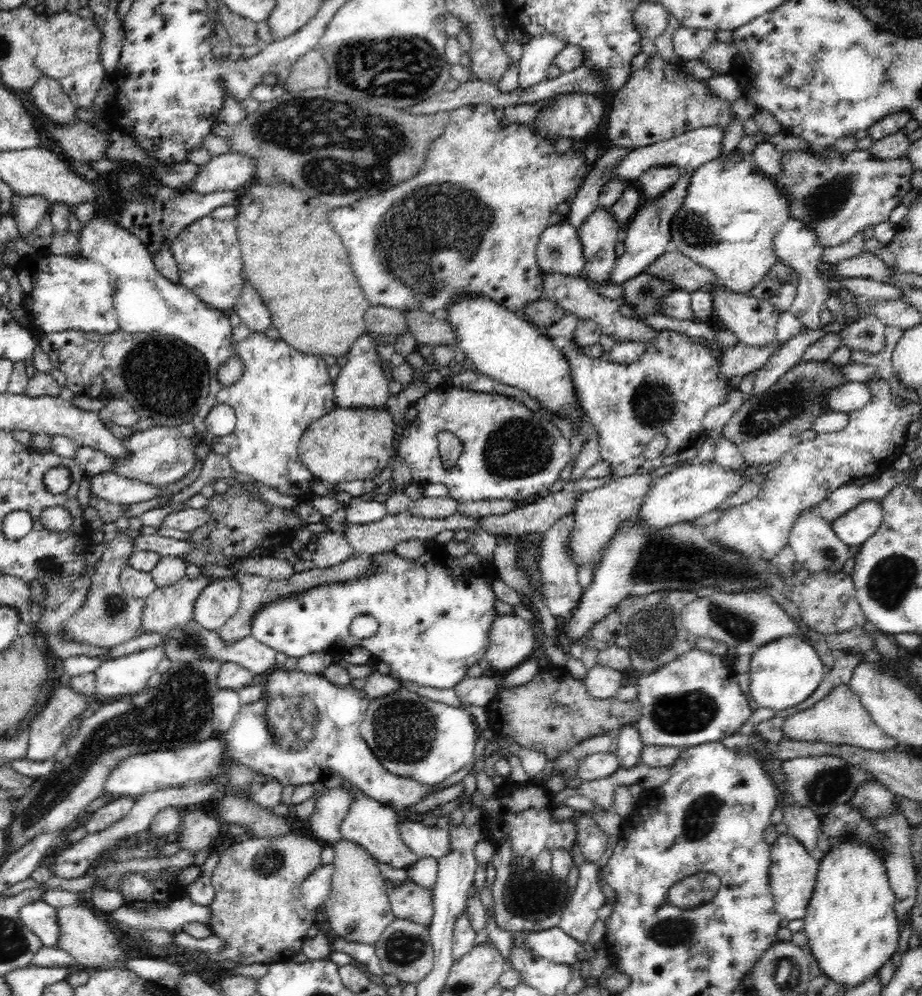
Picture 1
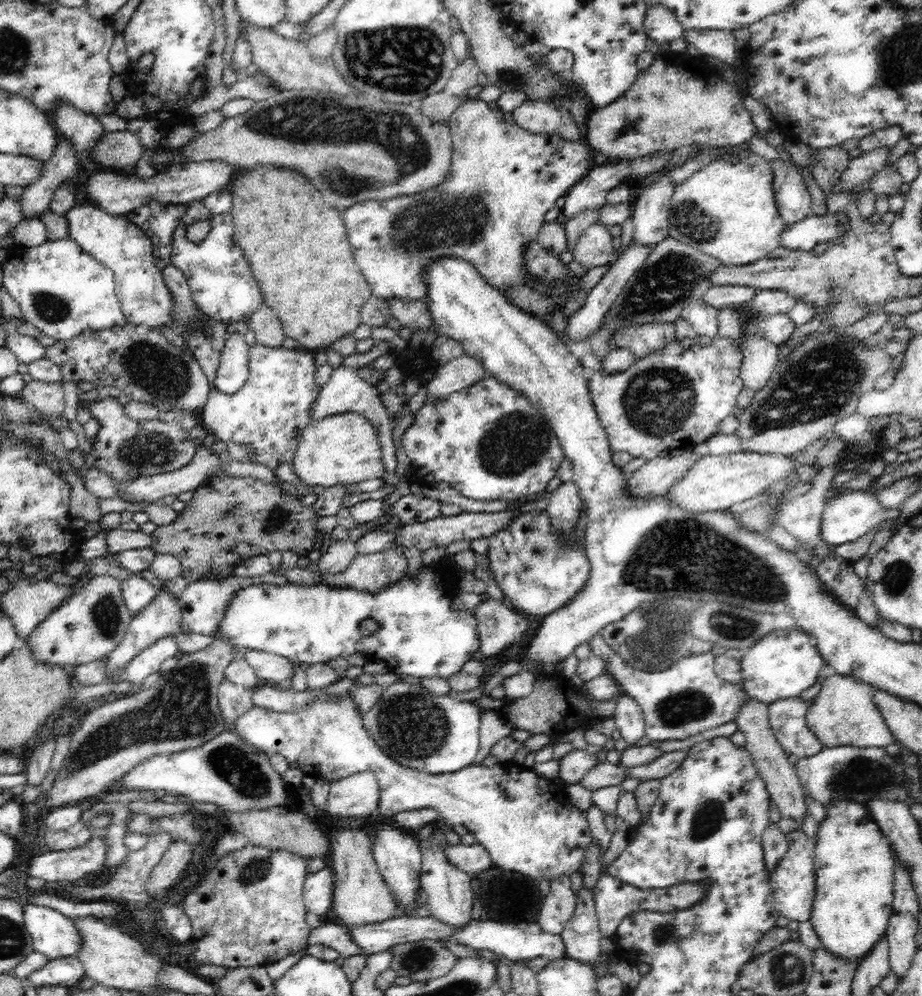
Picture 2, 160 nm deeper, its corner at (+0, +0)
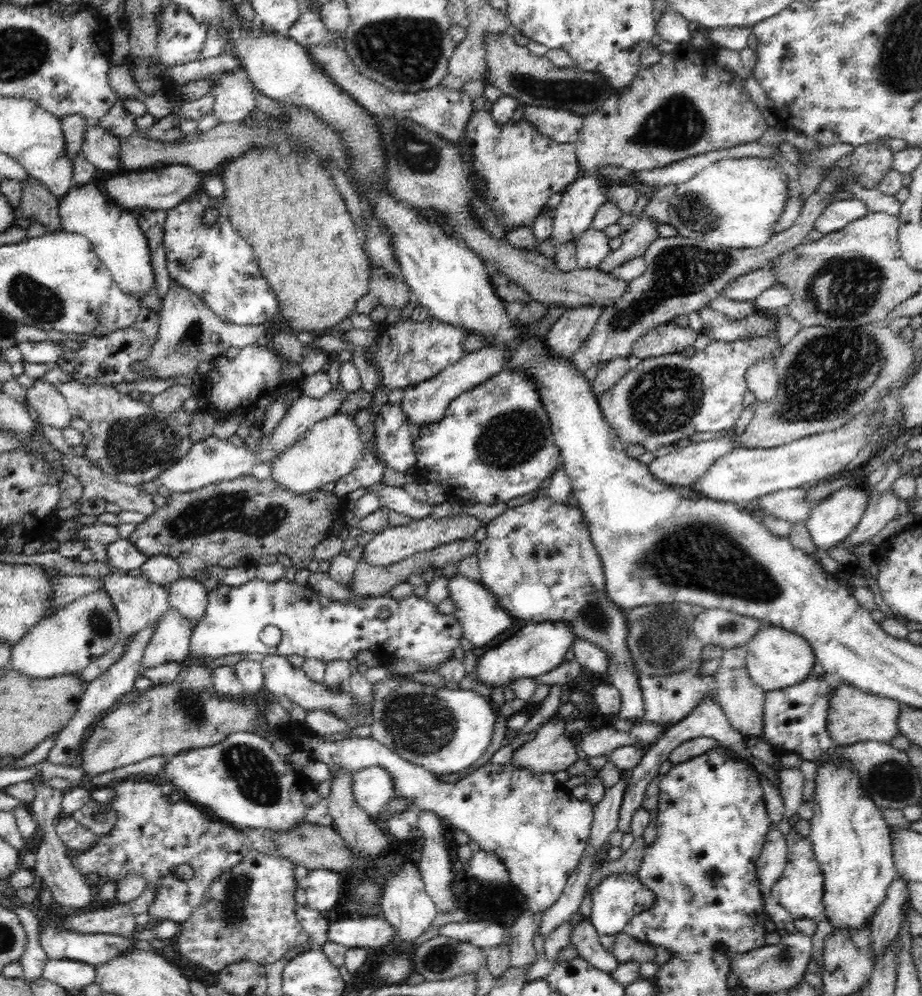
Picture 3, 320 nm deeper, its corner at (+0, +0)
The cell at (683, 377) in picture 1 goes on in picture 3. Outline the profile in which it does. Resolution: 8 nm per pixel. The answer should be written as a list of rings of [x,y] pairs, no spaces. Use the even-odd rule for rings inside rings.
[[[778,330],[766,334],[766,336],[750,336],[750,338],[744,338],[744,340],[734,340],[734,342],[724,342],[712,340],[704,350],[696,350],[692,357],[686,357],[682,352],[676,354],[666,354],[664,356],[656,358],[645,358],[642,359],[636,368],[627,372],[610,390],[606,390],[602,396],[598,396],[597,401],[600,403],[600,408],[602,409],[602,414],[604,418],[608,421],[608,424],[615,430],[618,434],[619,440],[624,446],[630,444],[640,444],[646,452],[653,452],[662,448],[664,446],[670,446],[674,444],[675,446],[686,442],[690,436],[695,435],[699,432],[720,432],[720,430],[726,430],[726,428],[733,428],[736,424],[736,420],[740,418],[741,412],[744,408],[744,394],[748,390],[748,385],[746,382],[746,370],[762,360],[762,358],[770,357],[772,350],[777,347],[777,337]]]

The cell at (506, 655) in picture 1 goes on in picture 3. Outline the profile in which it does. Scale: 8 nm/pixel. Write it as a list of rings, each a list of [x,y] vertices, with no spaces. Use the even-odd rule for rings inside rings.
[[[460,573],[452,575],[448,582],[448,596],[454,604],[453,617],[458,619],[464,637],[478,648],[494,644],[494,638],[508,632],[516,619],[500,606],[498,597],[491,593],[481,582],[466,578]]]

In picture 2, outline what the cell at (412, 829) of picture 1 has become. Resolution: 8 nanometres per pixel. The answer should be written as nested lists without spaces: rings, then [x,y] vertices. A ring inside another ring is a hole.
[[[450,845],[444,848],[444,853],[448,857],[448,861],[461,871],[474,875],[490,870],[495,862],[489,855],[489,852],[480,845]]]

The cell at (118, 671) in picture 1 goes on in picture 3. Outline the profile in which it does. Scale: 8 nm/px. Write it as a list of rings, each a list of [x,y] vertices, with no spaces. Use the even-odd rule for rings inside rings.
[[[169,608],[159,620],[150,644],[146,646],[141,666],[156,668],[165,663],[175,666],[187,660],[194,622]]]

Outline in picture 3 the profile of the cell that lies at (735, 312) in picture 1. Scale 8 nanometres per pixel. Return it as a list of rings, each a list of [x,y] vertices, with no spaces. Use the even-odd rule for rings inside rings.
[[[770,356],[754,362],[746,370],[746,382],[759,402],[767,402],[774,398],[778,390],[778,373],[775,367],[775,359]]]

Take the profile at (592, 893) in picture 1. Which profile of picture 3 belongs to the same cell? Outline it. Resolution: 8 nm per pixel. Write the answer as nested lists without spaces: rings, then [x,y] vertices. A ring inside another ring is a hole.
[[[584,919],[574,926],[572,936],[570,936],[570,945],[576,947],[578,956],[598,970],[612,974],[621,962],[612,954],[612,951],[606,950],[600,943],[599,934],[592,925],[592,920]]]

